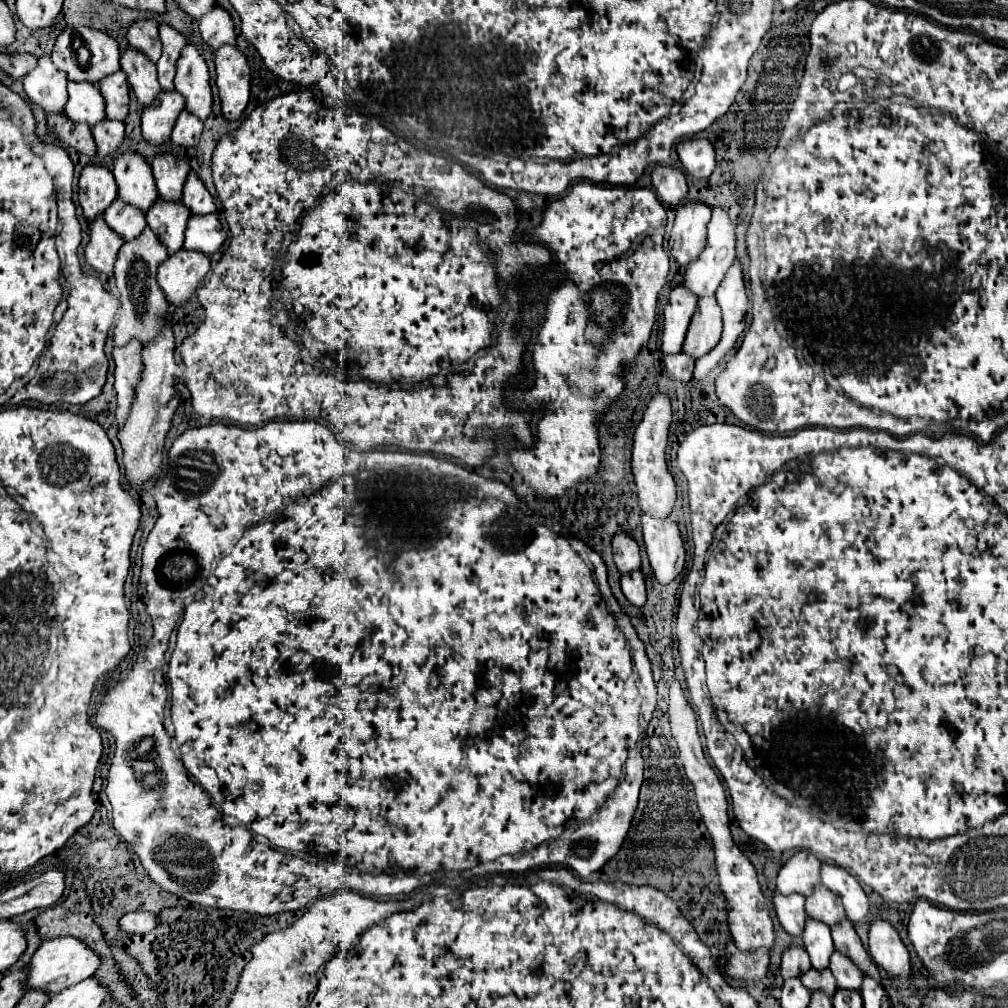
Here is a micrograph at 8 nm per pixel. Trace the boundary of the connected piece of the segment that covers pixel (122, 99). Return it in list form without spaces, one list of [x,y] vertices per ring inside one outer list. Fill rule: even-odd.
[[[122,70],[102,78],[98,88],[106,102],[106,116],[108,118],[122,118],[128,116],[128,102],[130,102],[130,86],[126,82],[126,74]]]

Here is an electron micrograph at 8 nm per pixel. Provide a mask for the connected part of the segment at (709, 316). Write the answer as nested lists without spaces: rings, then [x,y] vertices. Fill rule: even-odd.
[[[716,296],[700,298],[692,322],[688,326],[682,350],[686,354],[692,354],[692,358],[696,360],[718,344],[720,332],[722,332],[722,314]]]

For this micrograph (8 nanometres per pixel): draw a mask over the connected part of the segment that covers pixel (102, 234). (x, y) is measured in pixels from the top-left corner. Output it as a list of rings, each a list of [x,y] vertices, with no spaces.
[[[96,216],[90,222],[90,240],[88,240],[86,248],[84,248],[86,262],[96,272],[104,272],[104,274],[112,276],[112,266],[114,266],[116,254],[118,254],[122,244],[124,244],[124,240],[120,238],[120,234],[116,234],[104,222],[102,216]]]

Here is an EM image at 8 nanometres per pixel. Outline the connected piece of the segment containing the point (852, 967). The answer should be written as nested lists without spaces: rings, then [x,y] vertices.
[[[834,950],[832,958],[830,958],[830,970],[832,970],[834,978],[836,978],[838,988],[860,992],[862,972],[858,970],[858,966],[848,956],[844,956],[838,950]]]

